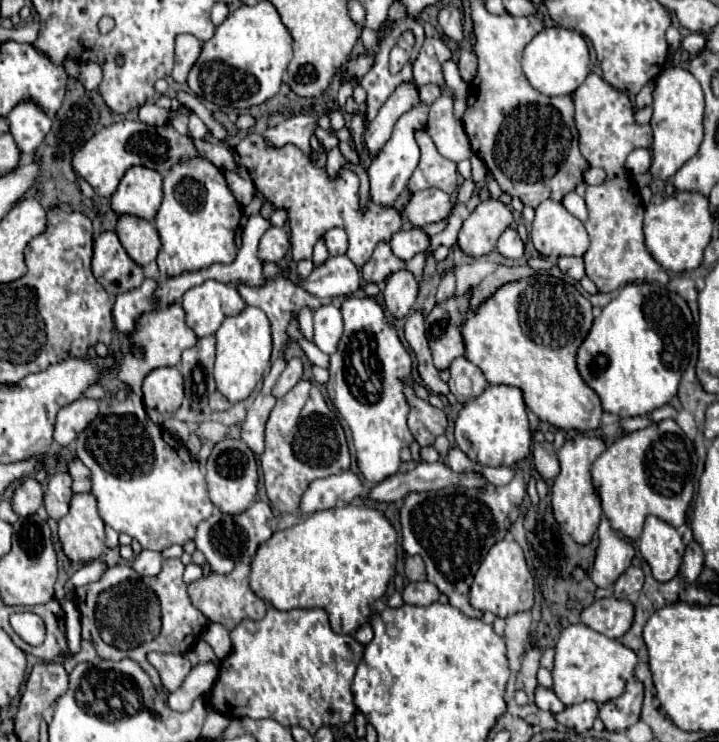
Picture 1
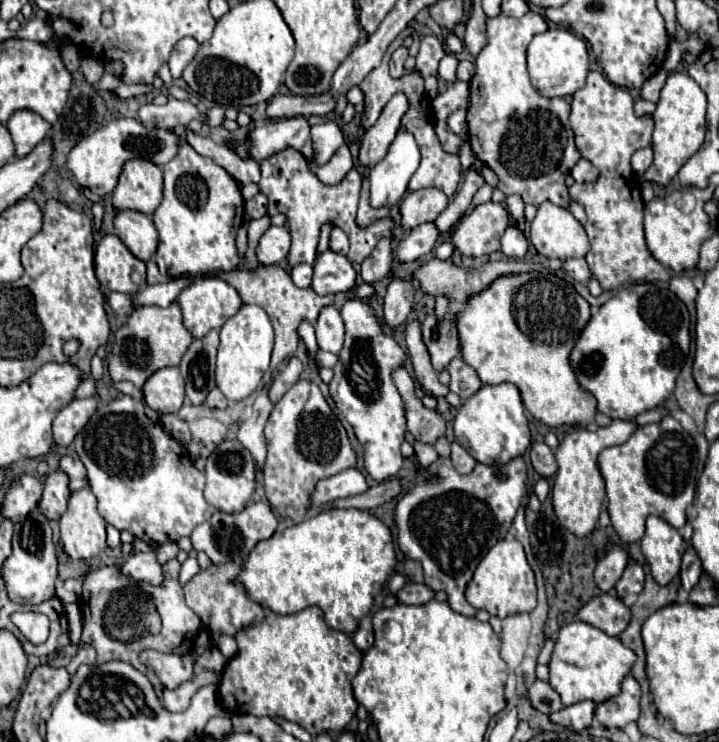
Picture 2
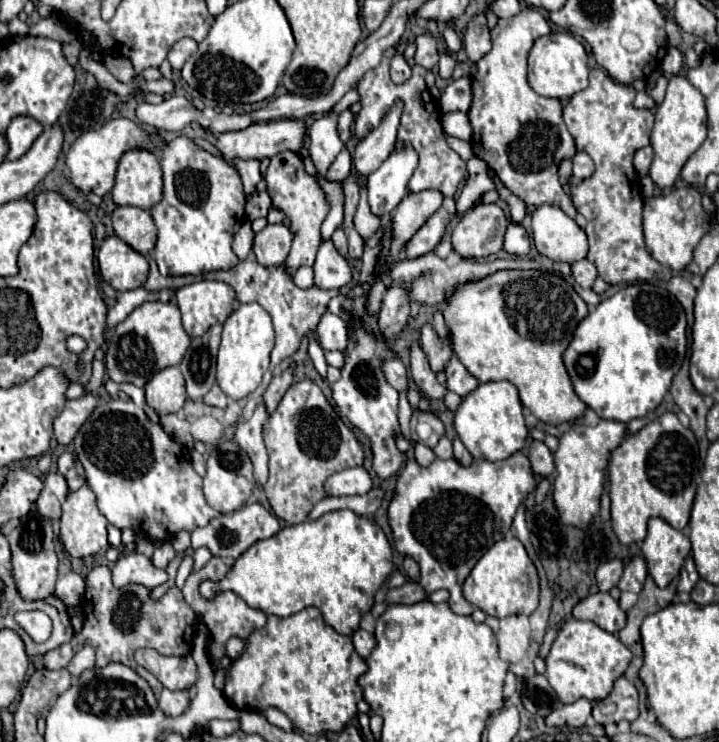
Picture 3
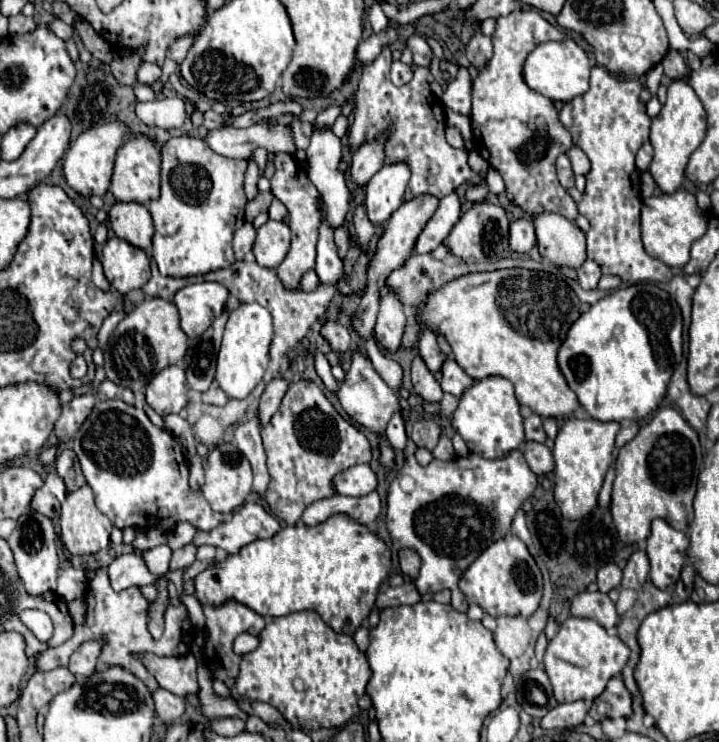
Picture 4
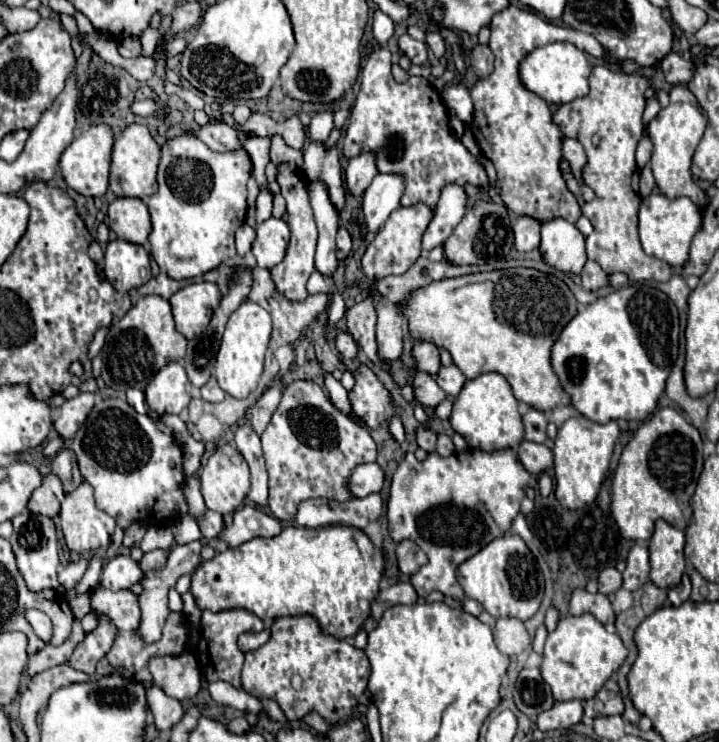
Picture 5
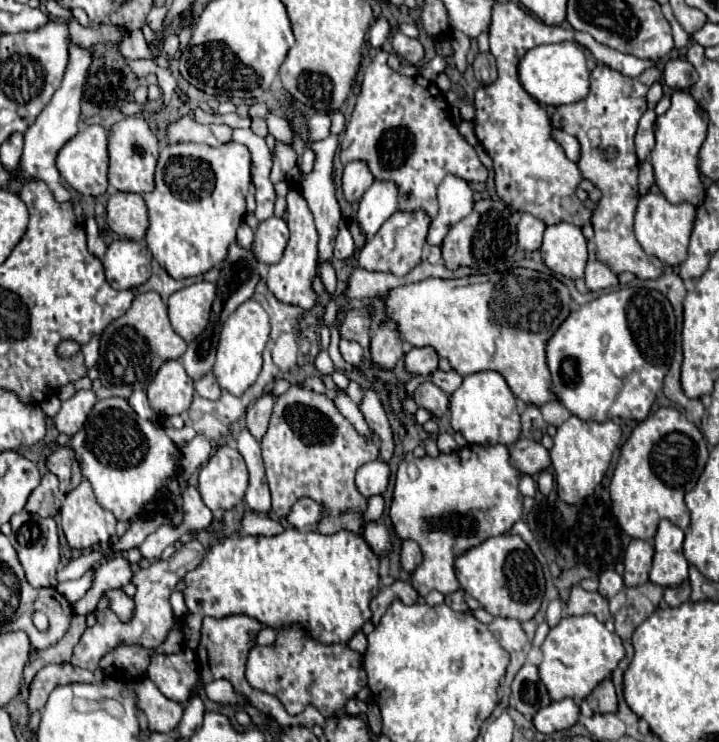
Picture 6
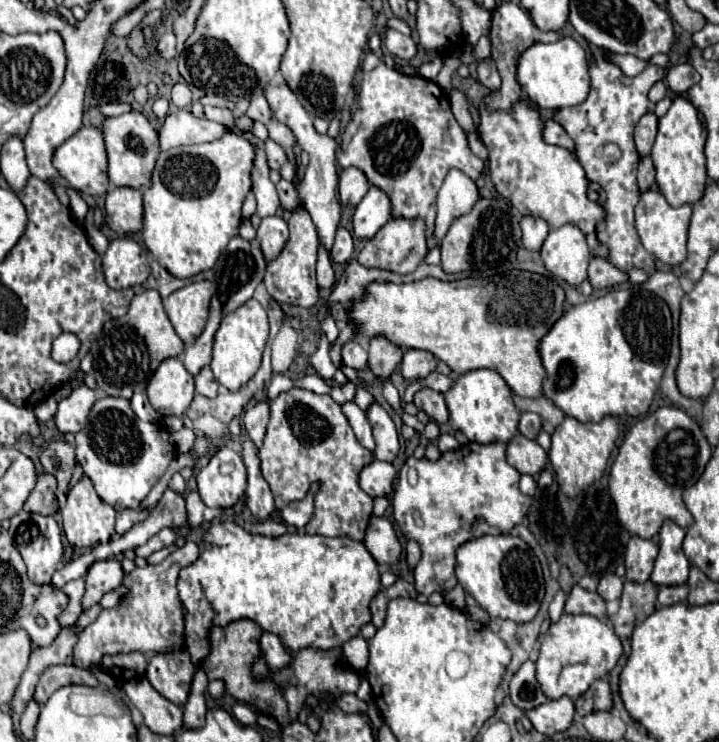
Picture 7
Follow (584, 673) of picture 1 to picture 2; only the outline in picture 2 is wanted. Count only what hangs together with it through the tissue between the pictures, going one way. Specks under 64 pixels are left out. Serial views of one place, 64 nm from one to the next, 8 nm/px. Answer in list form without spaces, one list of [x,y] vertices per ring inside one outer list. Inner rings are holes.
[[[574,620],[570,624],[564,624],[558,632],[556,646],[548,664],[548,682],[560,694],[566,706],[576,704],[580,700],[592,700],[598,704],[620,692],[620,682],[630,672],[634,660],[636,654],[630,648],[626,648],[620,642],[620,638],[608,636],[606,632],[582,620]]]

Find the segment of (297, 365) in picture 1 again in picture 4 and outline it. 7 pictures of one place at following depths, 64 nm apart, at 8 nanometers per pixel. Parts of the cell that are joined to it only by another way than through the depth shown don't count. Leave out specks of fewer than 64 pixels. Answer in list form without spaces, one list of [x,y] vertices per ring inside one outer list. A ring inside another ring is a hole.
[[[276,376],[270,384],[266,384],[264,388],[264,394],[260,398],[260,404],[258,404],[258,420],[260,420],[260,426],[266,426],[268,420],[274,416],[274,412],[278,410],[280,402],[282,402],[282,396],[286,394],[288,390],[288,382],[280,376]]]

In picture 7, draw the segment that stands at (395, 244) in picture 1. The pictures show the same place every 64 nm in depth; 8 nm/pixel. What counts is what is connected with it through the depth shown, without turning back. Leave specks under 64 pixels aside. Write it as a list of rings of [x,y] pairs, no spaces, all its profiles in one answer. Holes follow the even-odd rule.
[[[452,168],[438,192],[438,216],[436,216],[436,228],[434,228],[436,238],[442,240],[452,220],[470,212],[478,198],[480,194],[474,180],[464,176],[464,172],[460,172],[458,168]]]

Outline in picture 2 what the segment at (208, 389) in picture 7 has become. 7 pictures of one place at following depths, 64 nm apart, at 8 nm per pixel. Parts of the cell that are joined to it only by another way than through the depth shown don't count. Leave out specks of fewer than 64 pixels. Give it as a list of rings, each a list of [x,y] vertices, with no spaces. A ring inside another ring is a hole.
[[[212,388],[212,392],[206,396],[206,402],[204,404],[208,408],[226,408],[228,406],[228,400],[226,400],[226,396],[218,388]]]

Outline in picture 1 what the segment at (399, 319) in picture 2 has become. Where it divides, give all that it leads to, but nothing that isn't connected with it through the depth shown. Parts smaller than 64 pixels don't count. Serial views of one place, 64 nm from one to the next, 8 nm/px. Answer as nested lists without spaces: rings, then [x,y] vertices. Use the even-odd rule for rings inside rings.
[[[400,270],[386,278],[384,302],[392,318],[406,318],[406,314],[410,314],[412,304],[416,302],[416,294],[418,294],[418,280],[414,278],[412,272]]]

